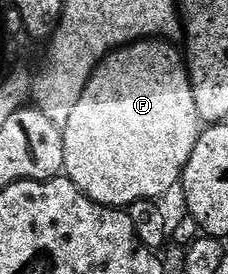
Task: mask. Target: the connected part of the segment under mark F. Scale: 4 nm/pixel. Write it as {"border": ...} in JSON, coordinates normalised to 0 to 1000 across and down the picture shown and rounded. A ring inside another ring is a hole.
{"border":[[[667,139],[654,146],[601,146],[583,161],[548,161],[535,175],[509,175],[500,190],[474,190],[469,208],[417,245],[417,266],[390,285],[355,358],[338,358],[338,387],[325,391],[316,423],[276,467],[276,529],[285,533],[289,653],[316,657],[395,730],[425,745],[465,745],[526,766],[605,741],[610,734],[693,734],[693,715],[715,715],[750,682],[781,675],[803,650],[803,624],[820,602],[829,547],[864,533],[864,504],[882,478],[882,442],[864,416],[864,372],[846,372],[846,314],[820,274],[820,223],[807,193],[785,190],[763,157]]]}

